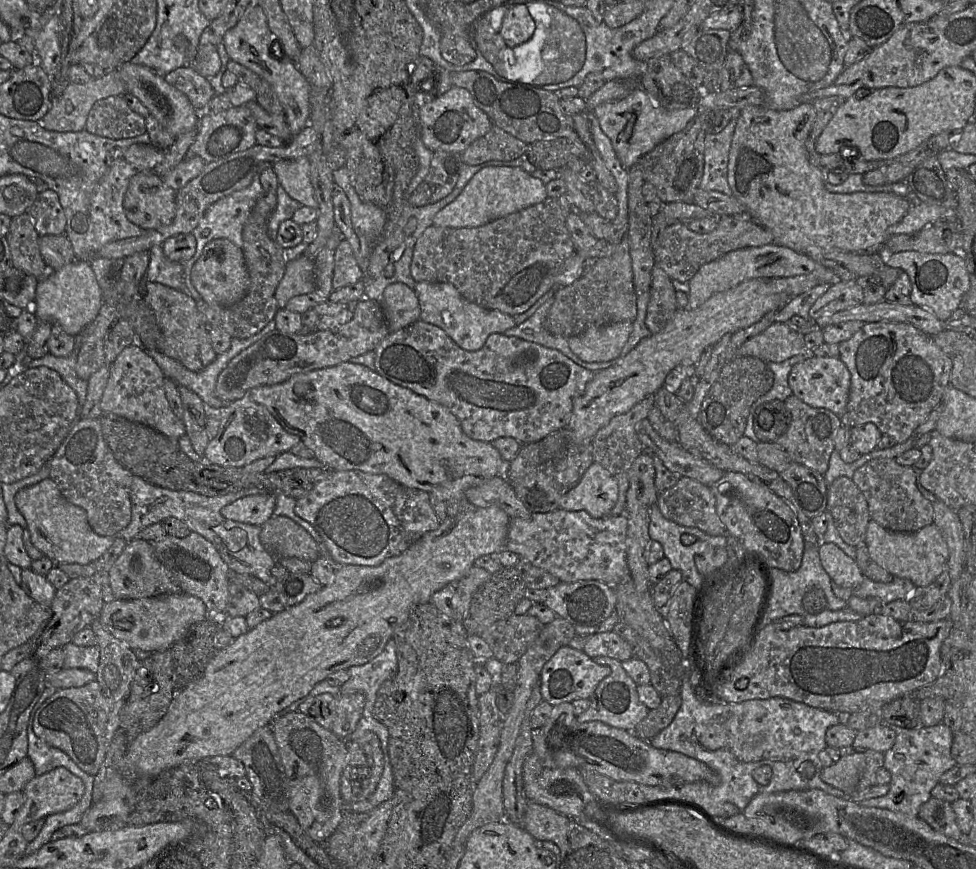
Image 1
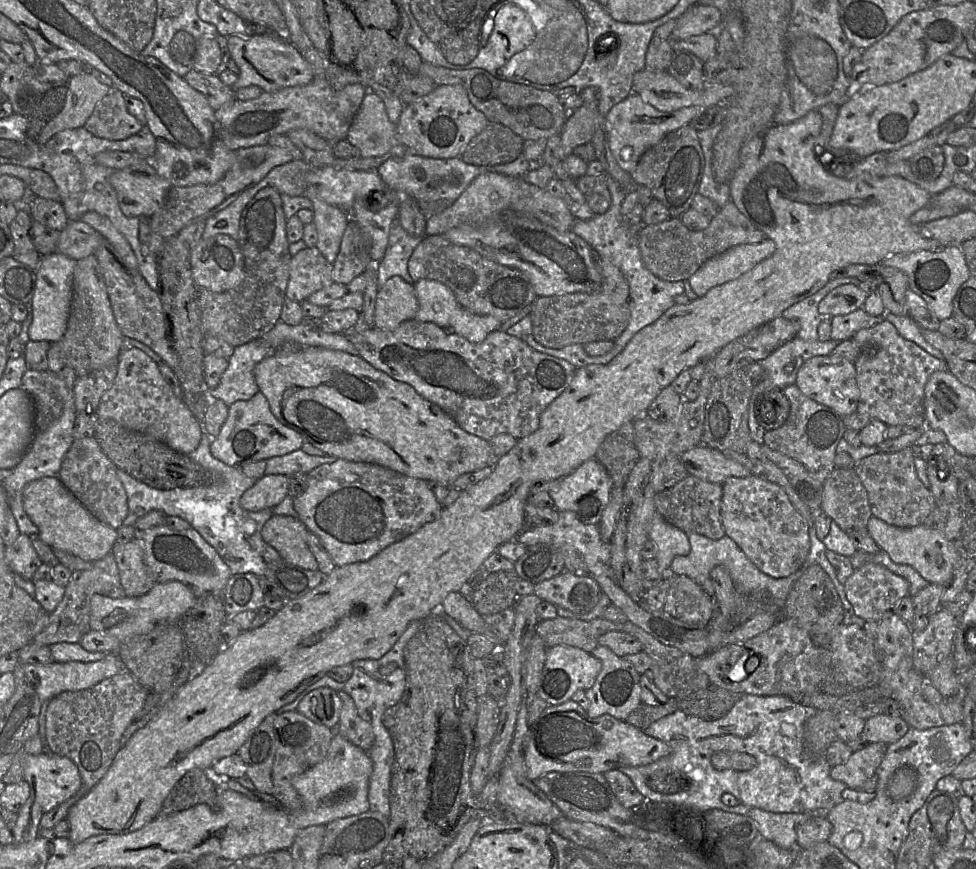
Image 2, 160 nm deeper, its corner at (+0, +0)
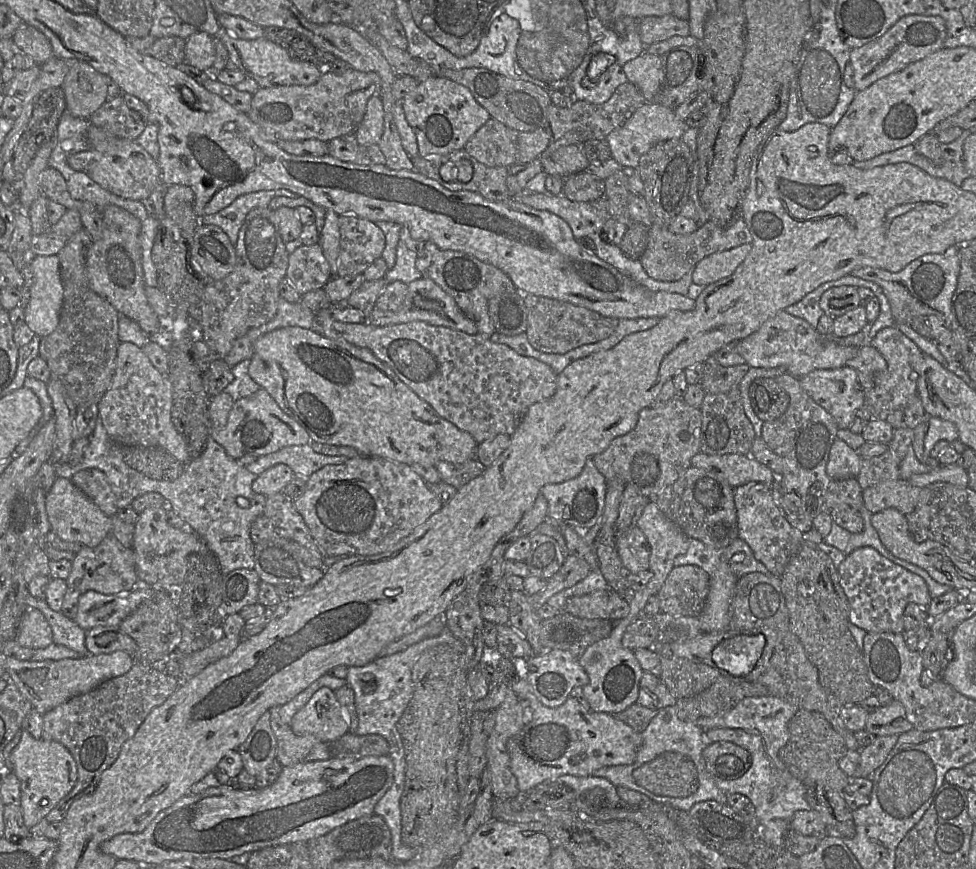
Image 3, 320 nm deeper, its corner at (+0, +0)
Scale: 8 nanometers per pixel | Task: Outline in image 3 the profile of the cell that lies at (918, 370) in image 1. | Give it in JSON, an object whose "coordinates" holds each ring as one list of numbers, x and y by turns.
{"coordinates":[[895,325,881,329,870,341,870,345,884,357,887,369,874,374,874,386,864,390,865,401,876,410,880,420,885,420,891,412,903,407,912,396,917,394,918,375,912,369,910,357,922,351]]}

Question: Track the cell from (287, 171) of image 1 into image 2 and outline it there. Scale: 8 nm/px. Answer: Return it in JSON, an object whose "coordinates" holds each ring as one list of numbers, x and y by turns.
{"coordinates":[[305,189,302,196,308,197,313,203,313,222,317,229,316,247,333,264,339,253,350,214,318,198,313,190]]}

